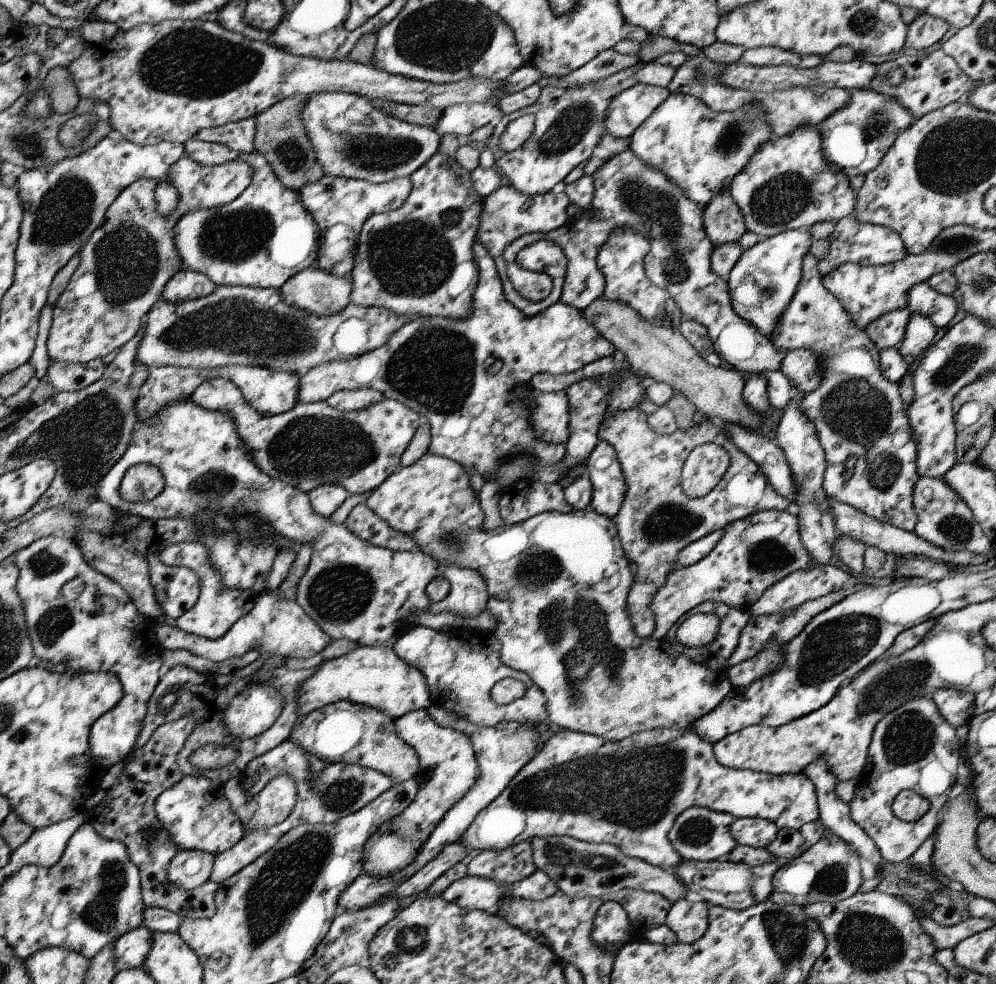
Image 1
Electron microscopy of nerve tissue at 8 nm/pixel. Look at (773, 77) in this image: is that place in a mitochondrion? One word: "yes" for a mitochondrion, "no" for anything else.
no

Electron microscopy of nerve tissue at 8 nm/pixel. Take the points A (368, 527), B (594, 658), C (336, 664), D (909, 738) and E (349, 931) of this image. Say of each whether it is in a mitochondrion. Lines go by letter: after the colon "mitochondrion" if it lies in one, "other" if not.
A: other
B: mitochondrion
C: other
D: mitochondrion
E: mitochondrion

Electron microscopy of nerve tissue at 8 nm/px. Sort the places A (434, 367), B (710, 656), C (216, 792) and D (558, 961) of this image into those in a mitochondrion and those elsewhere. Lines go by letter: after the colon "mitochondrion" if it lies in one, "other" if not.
A: mitochondrion
B: other
C: other
D: other

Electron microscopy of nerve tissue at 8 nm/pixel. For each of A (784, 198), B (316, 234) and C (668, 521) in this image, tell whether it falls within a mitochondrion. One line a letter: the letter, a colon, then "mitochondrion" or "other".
A: mitochondrion
B: other
C: mitochondrion

